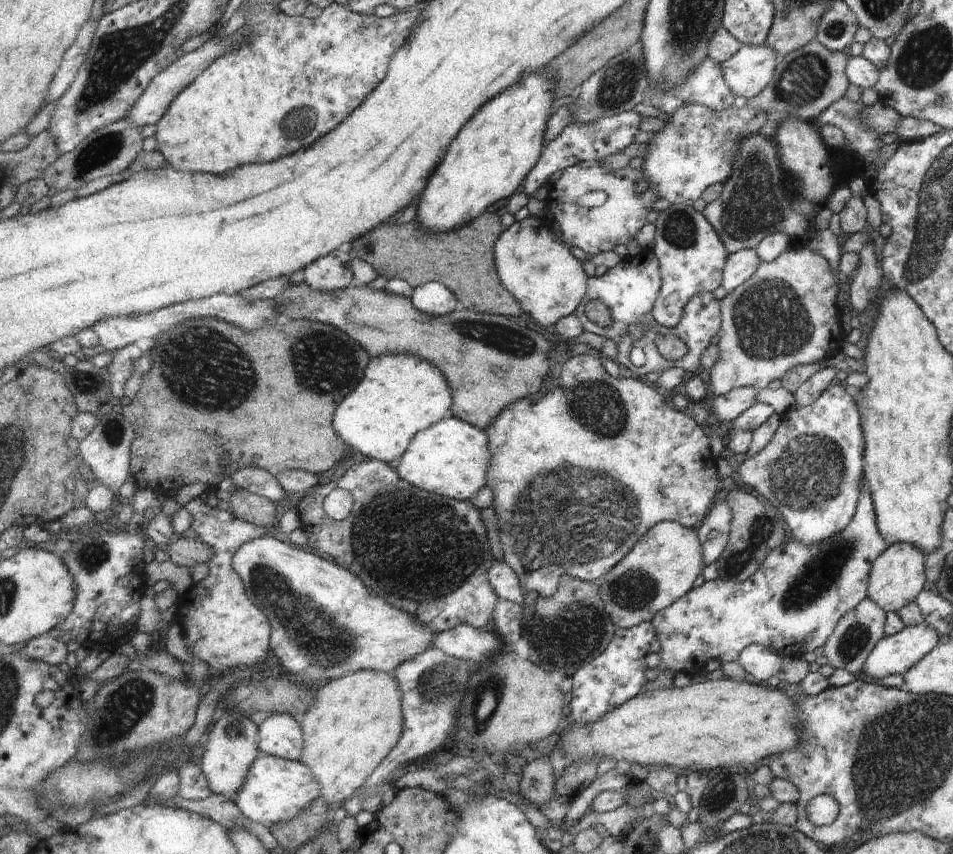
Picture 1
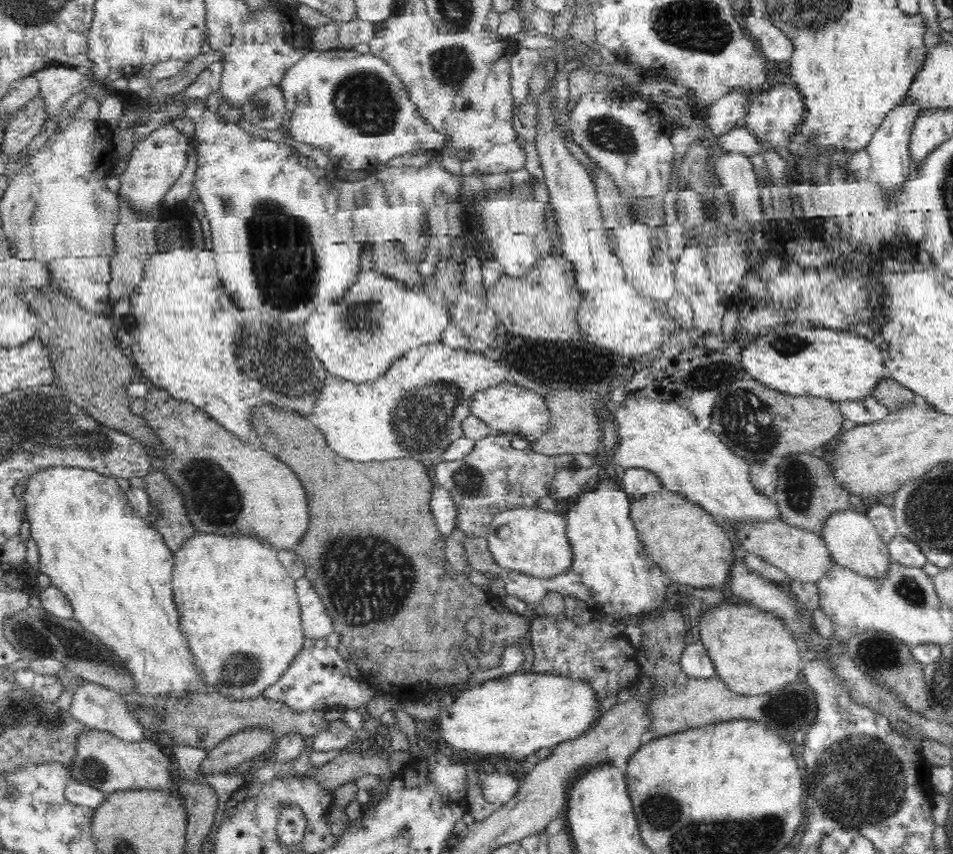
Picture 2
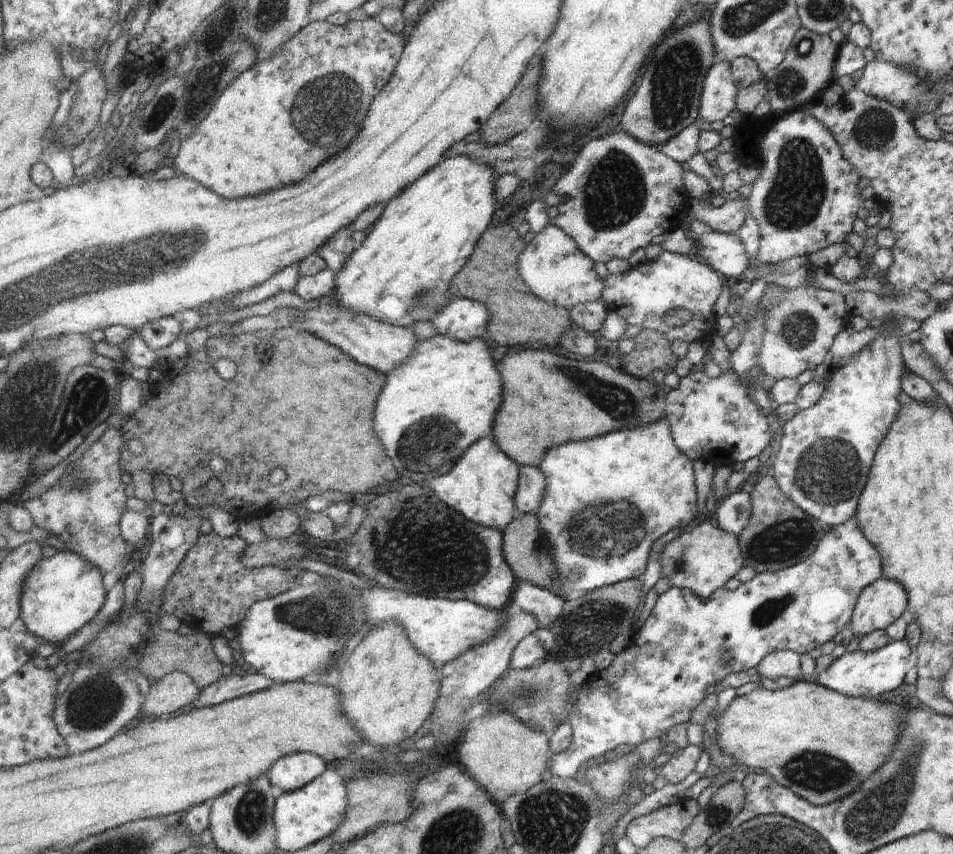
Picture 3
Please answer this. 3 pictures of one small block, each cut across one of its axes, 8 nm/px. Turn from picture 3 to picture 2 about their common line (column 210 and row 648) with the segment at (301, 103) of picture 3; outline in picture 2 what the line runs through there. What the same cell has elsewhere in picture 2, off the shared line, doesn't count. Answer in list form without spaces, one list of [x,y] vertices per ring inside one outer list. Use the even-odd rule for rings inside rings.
[[[51,466],[38,469],[34,474],[31,474],[25,480],[22,481],[24,492],[24,504],[26,507],[26,520],[30,524],[32,530],[31,538],[36,541],[39,549],[39,564],[38,568],[40,572],[48,576],[52,585],[58,586],[74,606],[74,618],[80,621],[80,625],[94,633],[98,637],[98,640],[102,644],[110,646],[113,650],[117,651],[117,654],[124,658],[136,679],[136,691],[138,694],[147,698],[156,698],[159,696],[166,696],[166,698],[173,698],[174,701],[183,697],[186,693],[190,692],[190,688],[193,686],[200,686],[199,675],[192,661],[190,655],[190,648],[186,644],[186,638],[182,636],[182,630],[180,630],[180,622],[178,622],[179,614],[176,612],[177,608],[173,599],[173,580],[175,556],[169,550],[166,542],[163,540],[163,536],[156,530],[151,528],[151,525],[142,517],[137,516],[132,508],[132,503],[128,500],[126,493],[120,488],[118,482],[114,477],[104,476],[99,472],[80,467],[63,467]]]

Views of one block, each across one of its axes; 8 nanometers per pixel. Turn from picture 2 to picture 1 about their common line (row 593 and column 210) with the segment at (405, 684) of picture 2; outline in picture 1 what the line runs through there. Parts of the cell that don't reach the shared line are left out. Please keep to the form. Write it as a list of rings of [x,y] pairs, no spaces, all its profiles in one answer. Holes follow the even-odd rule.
[[[202,317],[181,322],[154,339],[153,352],[148,354],[155,364],[149,384],[159,396],[155,398],[157,404],[143,402],[143,390],[147,390],[147,386],[143,386],[143,382],[147,382],[145,373],[133,402],[123,411],[136,432],[131,466],[133,480],[139,487],[152,483],[155,490],[165,496],[173,496],[181,487],[199,482],[217,488],[224,477],[241,467],[258,467],[275,476],[288,469],[302,469],[318,475],[354,452],[335,432],[333,414],[341,400],[361,382],[372,356],[343,330],[320,321],[291,319],[281,324],[281,320],[277,320],[271,325],[271,332],[275,328],[285,334],[285,348],[293,360],[283,360],[283,356],[267,360],[267,325],[255,332],[214,317]],[[223,454],[231,456],[228,456],[224,471],[223,464],[221,469],[219,465]]]

